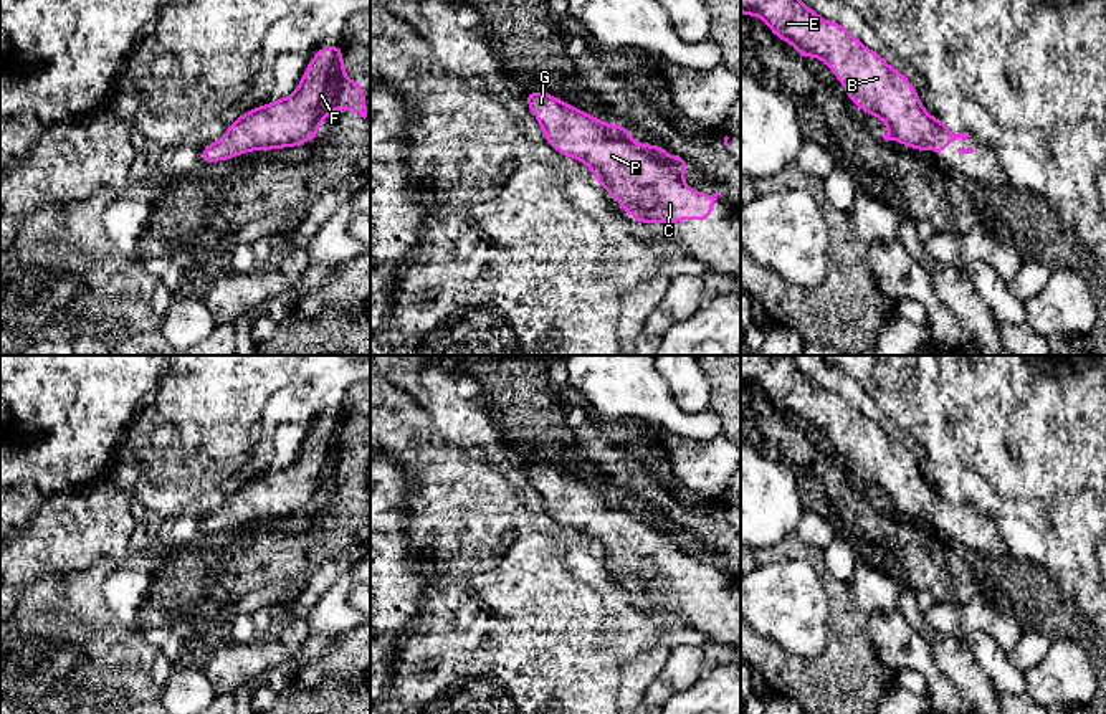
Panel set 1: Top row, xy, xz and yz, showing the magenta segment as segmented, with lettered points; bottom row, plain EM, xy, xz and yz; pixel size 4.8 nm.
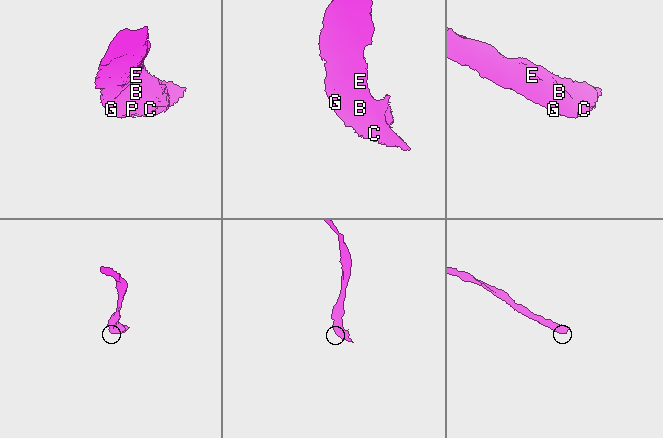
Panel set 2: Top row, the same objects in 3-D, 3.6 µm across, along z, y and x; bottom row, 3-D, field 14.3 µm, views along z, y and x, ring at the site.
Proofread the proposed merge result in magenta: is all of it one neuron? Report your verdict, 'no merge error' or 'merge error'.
no merge error

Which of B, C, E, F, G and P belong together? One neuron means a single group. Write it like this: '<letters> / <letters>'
B C E F G P

